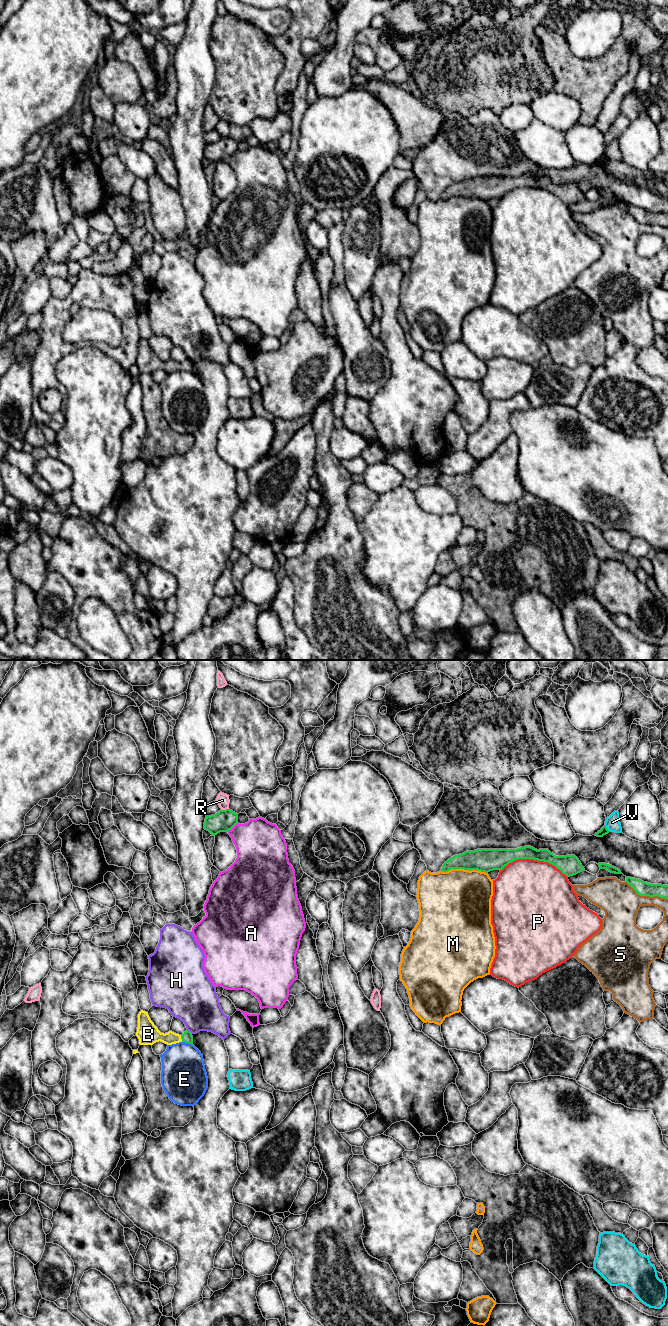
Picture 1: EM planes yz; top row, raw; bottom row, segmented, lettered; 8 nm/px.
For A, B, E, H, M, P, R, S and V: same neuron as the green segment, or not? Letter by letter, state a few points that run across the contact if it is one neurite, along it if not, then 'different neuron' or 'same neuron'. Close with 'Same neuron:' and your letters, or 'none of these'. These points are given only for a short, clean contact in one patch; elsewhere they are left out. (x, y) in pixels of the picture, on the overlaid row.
A: different neuron
B: yz (186, 1037), (181, 1038), (163, 1038), (150, 1035) | same neuron
E: yz (182, 1041), (192, 1045) | different neuron
H: different neuron
M: different neuron
P: different neuron
R: yz (228, 808), (221, 810) | different neuron
S: different neuron
V: different neuron
Same neuron: B

